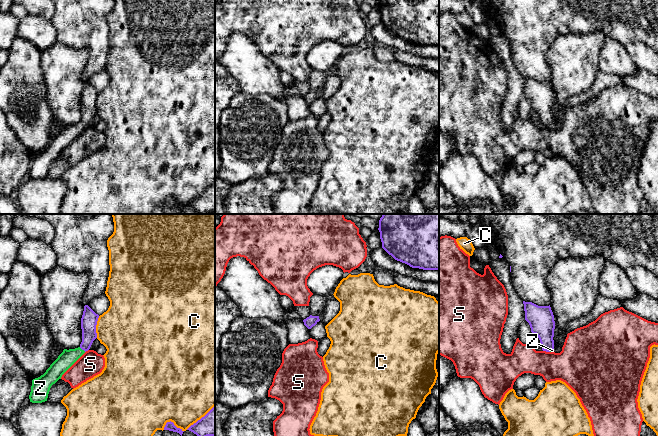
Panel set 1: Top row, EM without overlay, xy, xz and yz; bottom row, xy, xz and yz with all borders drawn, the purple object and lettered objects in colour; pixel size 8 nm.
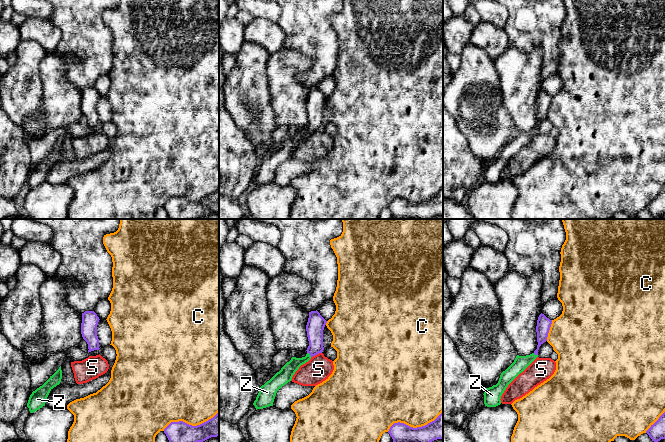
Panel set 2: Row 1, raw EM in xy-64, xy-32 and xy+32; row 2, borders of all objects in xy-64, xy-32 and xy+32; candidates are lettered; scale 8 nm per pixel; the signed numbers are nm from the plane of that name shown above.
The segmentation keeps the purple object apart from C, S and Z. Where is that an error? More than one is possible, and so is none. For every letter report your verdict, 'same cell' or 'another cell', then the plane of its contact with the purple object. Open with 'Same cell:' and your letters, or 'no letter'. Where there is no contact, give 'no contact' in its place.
Same cell: Z
C: another cell | xy
S: another cell | yz
Z: same cell | xy

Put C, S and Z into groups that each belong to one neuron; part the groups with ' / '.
C / S / Z

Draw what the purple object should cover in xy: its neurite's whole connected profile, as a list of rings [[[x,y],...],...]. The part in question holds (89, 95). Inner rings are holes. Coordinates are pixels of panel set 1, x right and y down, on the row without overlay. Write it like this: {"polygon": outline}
{"polygon": [[[88,81],[84,82],[81,94],[82,118],[80,122],[75,125],[64,125],[43,151],[32,156],[30,178],[42,179],[47,177],[51,162],[61,155],[62,151],[90,125],[93,117],[97,114],[98,94],[99,91]]]}

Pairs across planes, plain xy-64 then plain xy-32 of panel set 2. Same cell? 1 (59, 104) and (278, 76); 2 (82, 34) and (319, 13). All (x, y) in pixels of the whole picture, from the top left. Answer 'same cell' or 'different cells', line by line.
1: same cell
2: same cell

